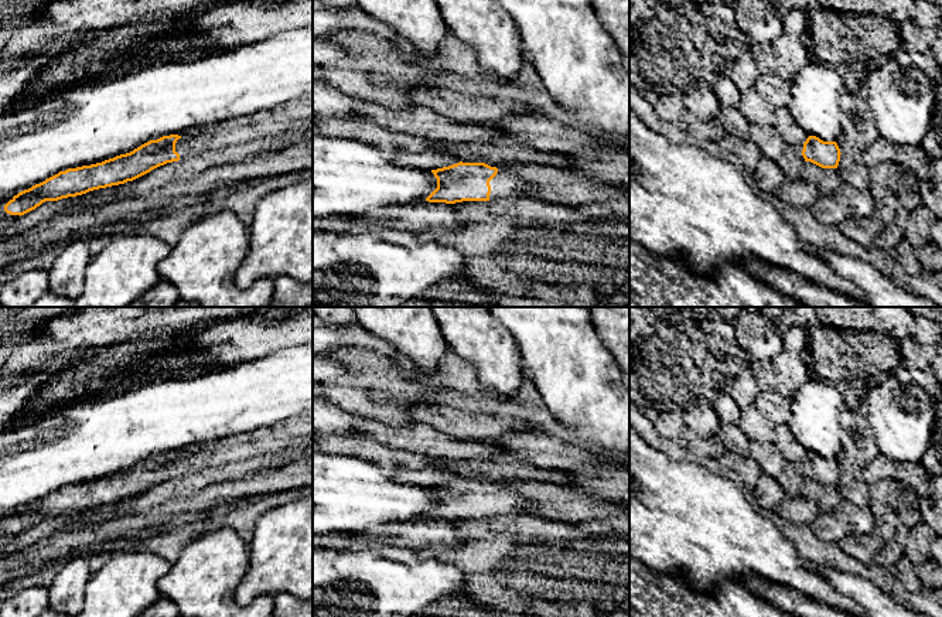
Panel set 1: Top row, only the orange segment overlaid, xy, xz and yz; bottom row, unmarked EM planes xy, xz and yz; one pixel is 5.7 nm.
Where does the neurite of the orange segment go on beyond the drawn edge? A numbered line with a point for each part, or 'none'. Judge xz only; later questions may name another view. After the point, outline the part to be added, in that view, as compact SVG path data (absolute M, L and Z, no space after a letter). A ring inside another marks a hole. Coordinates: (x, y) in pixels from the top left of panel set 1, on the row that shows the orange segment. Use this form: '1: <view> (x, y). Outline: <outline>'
1: xz (505, 184). Outline: M485 163L485 164L498 168L496 175L489 181L491 185L489 200L515 198L523 195L523 190L528 187L528 184L522 183L513 173L506 171L504 163L498 164Z

